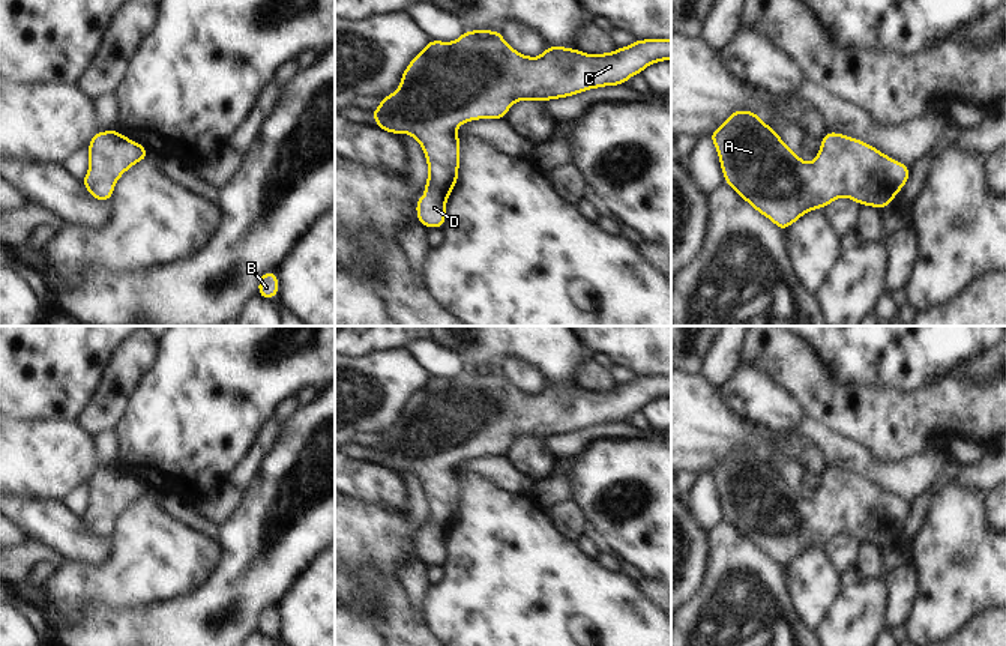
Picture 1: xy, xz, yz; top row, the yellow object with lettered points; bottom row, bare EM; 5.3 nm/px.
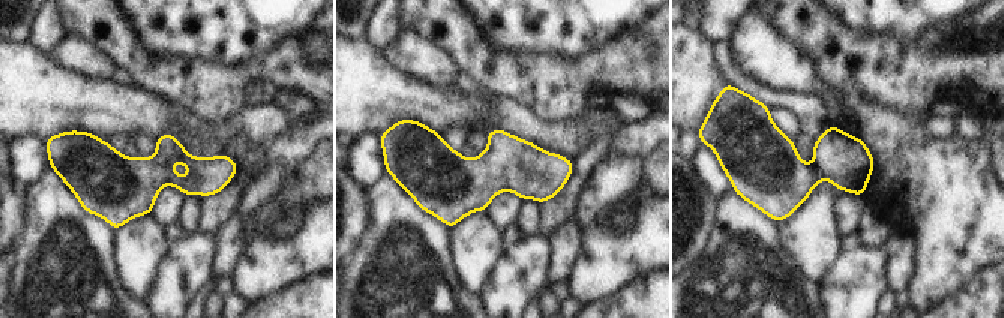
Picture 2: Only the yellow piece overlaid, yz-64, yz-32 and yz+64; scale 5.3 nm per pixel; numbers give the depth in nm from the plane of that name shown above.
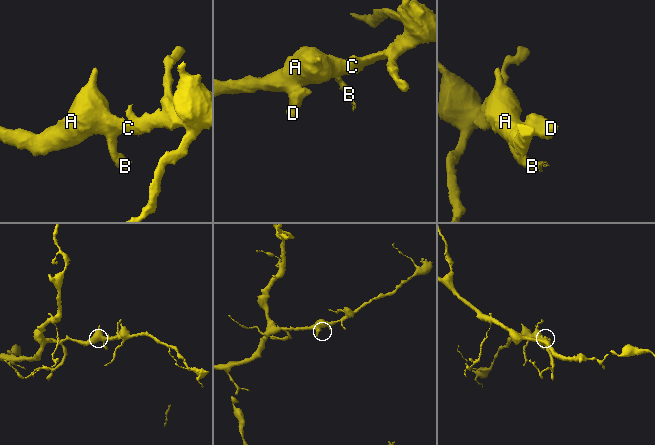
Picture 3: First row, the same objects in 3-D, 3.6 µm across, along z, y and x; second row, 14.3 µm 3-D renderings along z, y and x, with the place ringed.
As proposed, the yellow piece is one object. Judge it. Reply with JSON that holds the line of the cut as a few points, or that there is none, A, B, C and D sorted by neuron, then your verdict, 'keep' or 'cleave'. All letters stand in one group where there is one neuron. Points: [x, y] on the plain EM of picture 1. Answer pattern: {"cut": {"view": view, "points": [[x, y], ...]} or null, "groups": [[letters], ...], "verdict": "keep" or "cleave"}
{"cut": null, "groups": [["A", "B", "C", "D"]], "verdict": "keep"}

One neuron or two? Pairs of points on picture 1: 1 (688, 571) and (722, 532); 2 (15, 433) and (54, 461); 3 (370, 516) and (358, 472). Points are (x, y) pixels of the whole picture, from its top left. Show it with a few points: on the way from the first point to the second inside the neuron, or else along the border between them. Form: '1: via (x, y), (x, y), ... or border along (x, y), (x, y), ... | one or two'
1: border along (707, 532), (707, 565), (700, 583) | two
2: via (24, 442), (41, 458), (45, 458) | one
3: border along (350, 496), (359, 501), (382, 501), (401, 507) | two

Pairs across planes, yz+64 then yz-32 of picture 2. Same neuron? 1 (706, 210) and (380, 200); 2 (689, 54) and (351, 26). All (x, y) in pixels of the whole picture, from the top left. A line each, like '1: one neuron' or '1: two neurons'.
1: two neurons
2: two neurons

